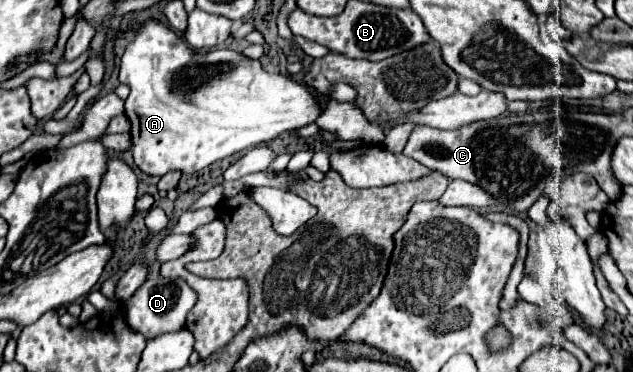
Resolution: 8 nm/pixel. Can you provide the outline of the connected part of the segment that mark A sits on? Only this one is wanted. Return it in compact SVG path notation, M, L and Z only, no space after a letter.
M145 20L137 28L133 42L123 54L119 80L131 90L125 102L125 114L131 122L133 160L139 170L149 176L163 176L169 170L181 170L183 174L199 172L201 168L235 152L273 140L281 132L315 122L321 114L317 98L309 94L303 84L293 82L283 74L269 74L257 60L245 58L229 48L197 52L159 20Z

